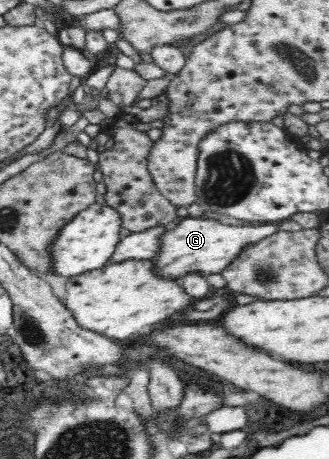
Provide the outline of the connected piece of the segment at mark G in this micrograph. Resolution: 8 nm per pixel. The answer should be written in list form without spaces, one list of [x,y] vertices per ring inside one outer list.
[[[188,216],[185,219],[182,218],[160,234],[158,238],[160,250],[152,258],[154,273],[158,277],[174,281],[180,281],[180,278],[190,273],[198,273],[205,277],[220,274],[242,252],[246,244],[254,244],[278,231],[280,231],[278,223],[234,226],[222,224],[218,217]]]

